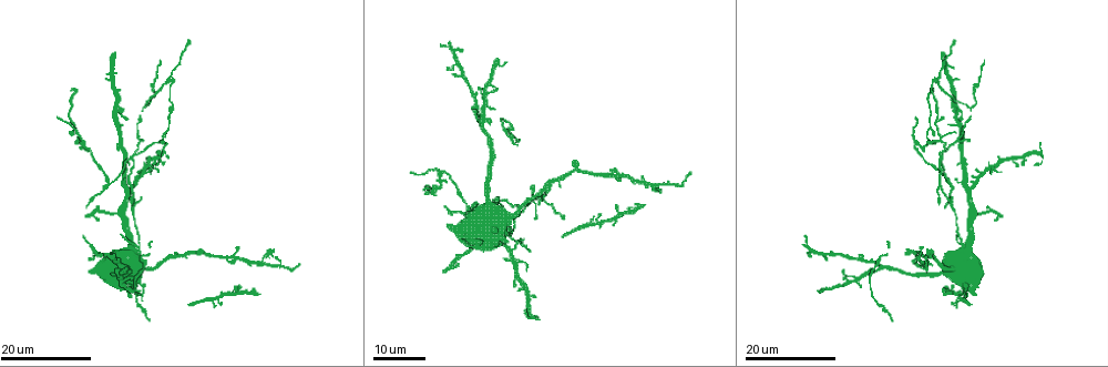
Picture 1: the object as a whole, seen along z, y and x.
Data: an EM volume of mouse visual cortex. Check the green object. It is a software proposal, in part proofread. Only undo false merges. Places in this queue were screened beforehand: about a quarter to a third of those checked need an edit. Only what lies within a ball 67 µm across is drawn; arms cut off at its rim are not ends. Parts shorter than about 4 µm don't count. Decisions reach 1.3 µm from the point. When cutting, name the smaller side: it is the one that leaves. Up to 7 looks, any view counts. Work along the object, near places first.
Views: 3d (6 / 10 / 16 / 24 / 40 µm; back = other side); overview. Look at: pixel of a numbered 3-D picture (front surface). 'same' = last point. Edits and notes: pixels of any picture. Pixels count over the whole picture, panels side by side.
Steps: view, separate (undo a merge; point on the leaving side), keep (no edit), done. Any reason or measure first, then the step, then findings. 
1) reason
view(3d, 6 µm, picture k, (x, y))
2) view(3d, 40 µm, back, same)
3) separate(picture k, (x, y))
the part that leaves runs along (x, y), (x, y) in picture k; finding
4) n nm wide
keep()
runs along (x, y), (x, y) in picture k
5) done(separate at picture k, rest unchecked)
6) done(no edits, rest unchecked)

thick turns thin
view(3d, 24 µm, picture 1, (880, 258))

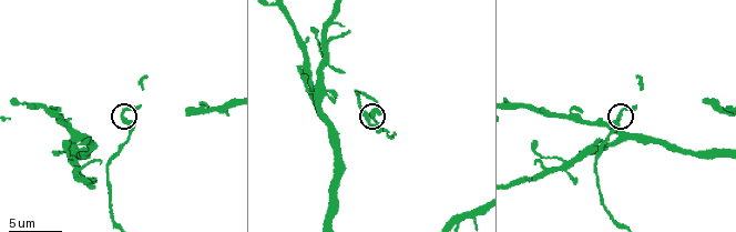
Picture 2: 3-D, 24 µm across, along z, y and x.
view(3d, 6 µm, picture 2, (619, 111))

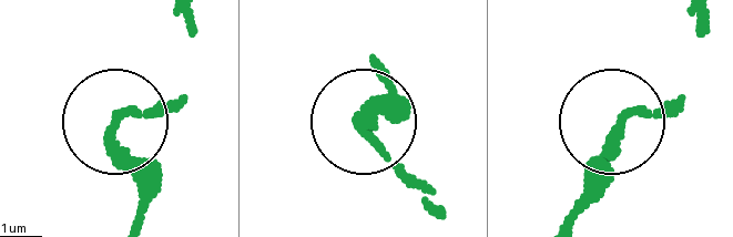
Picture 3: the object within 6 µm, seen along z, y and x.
view(3d, 6 µm, back, picture 3, (116, 123))

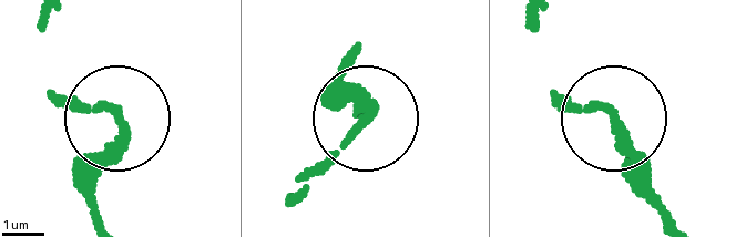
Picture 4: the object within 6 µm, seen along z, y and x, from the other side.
220 nm wide
keep()
continuous, no second cell

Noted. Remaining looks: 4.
two arms in line, one across
view(3d, 24 µm, picture 1, (135, 205))

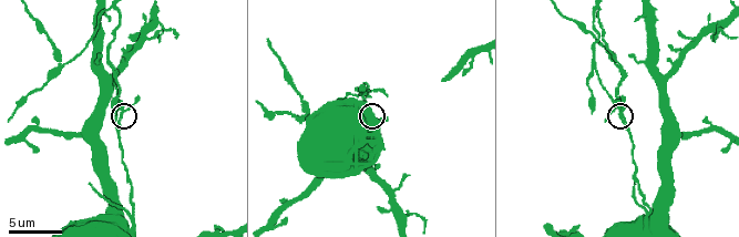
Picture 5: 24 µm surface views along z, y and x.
closer look
view(3d, 6 µm, picture 5, (619, 118))

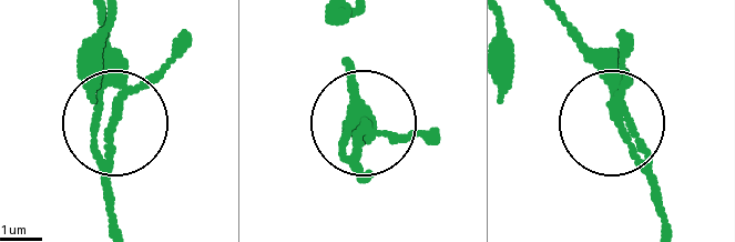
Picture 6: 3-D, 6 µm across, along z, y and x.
220 nm wide
keep()
runs along (115, 222), (105, 24) in picture 6; continuous, no second cell

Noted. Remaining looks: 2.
three arms meet
view(3d, 10 µm, picture 2, (563, 169))

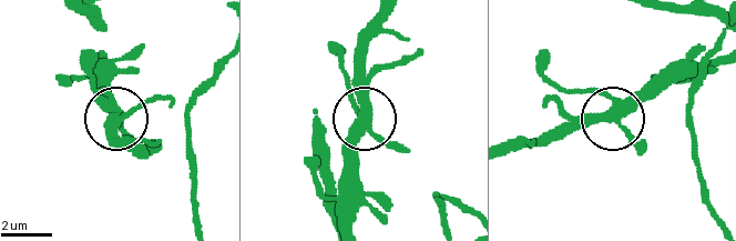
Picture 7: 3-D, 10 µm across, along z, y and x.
view(3d, 10 µm, back, picture 7, (370, 124))

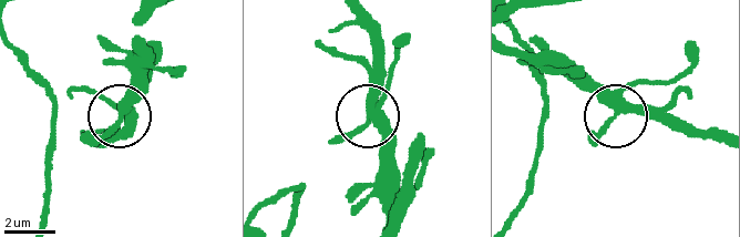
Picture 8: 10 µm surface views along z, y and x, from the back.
290 nm wide
keep()
runs along (515, 55), (559, 58), (616, 111), (678, 119) in picture 8; continuous, no second cell

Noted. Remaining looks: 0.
done(no edits, rest unchecked)

